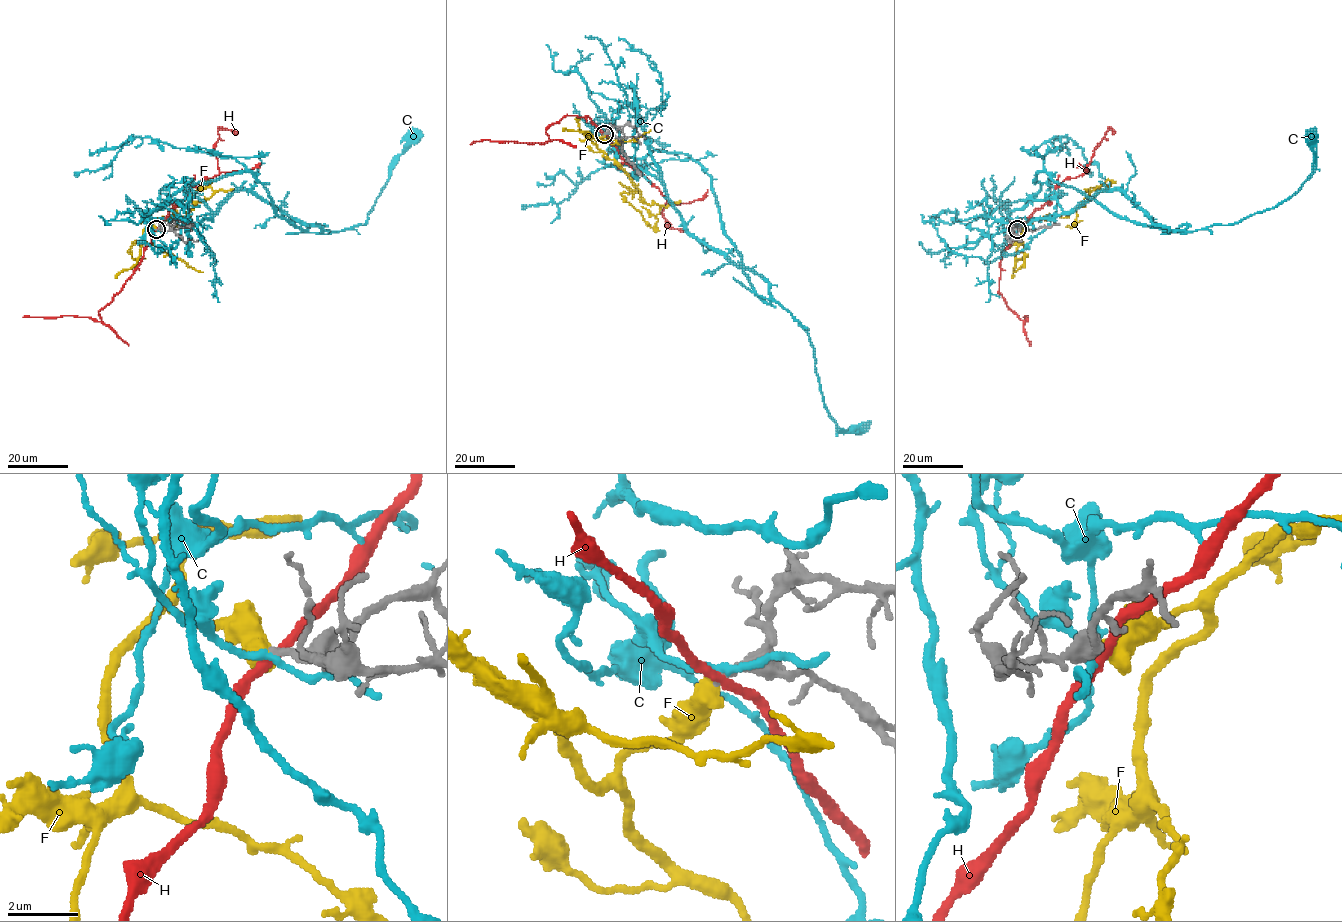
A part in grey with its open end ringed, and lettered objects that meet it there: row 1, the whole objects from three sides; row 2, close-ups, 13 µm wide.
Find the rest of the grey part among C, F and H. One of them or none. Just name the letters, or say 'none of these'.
none of these

